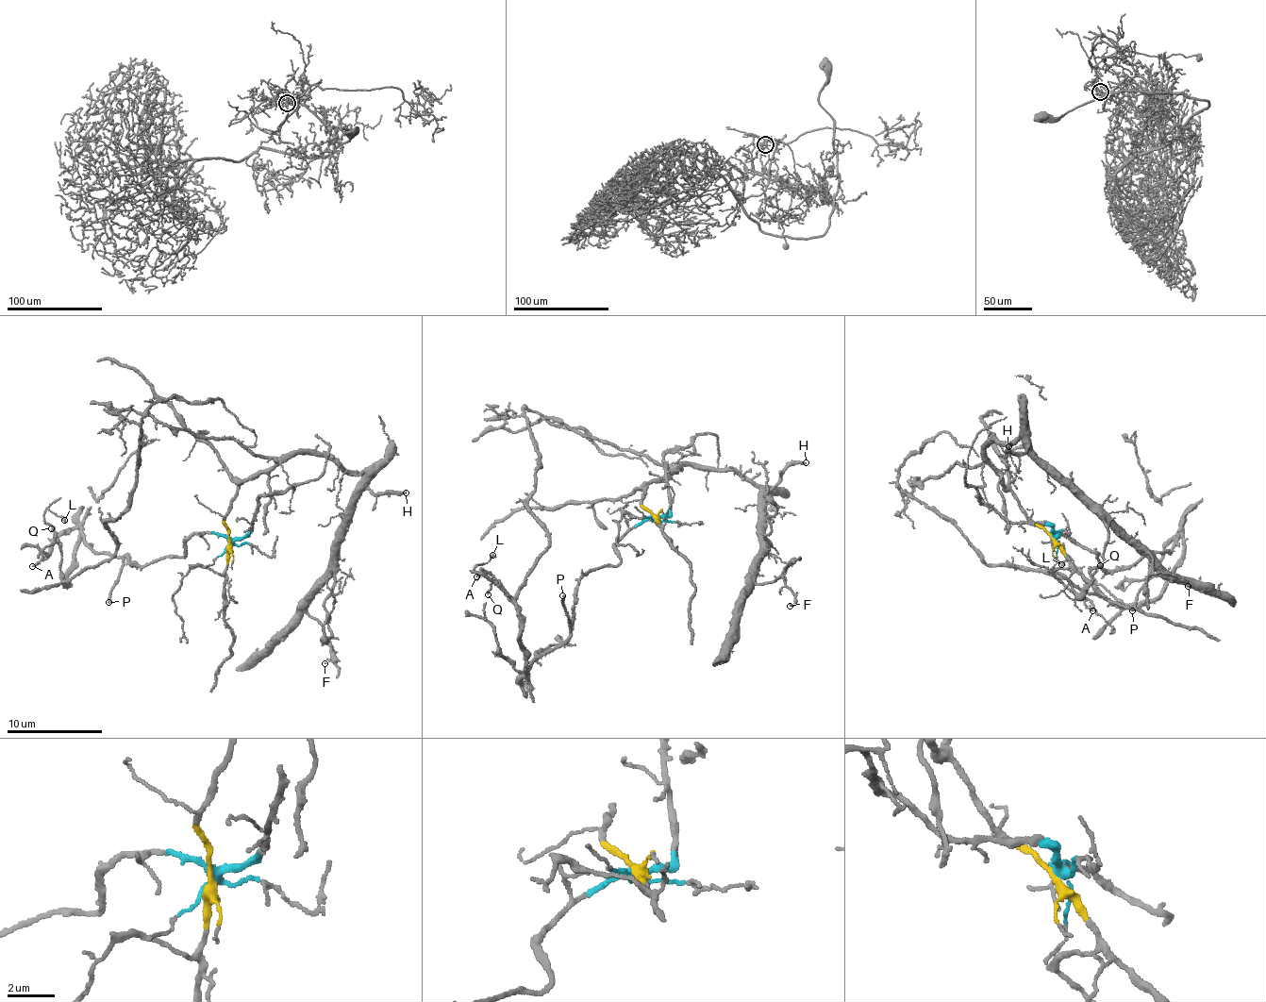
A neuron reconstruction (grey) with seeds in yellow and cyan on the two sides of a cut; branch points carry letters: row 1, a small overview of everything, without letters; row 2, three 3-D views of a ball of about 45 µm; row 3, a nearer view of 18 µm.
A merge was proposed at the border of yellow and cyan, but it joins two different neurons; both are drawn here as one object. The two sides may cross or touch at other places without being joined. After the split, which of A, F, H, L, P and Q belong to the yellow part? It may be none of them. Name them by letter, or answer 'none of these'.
F, H

